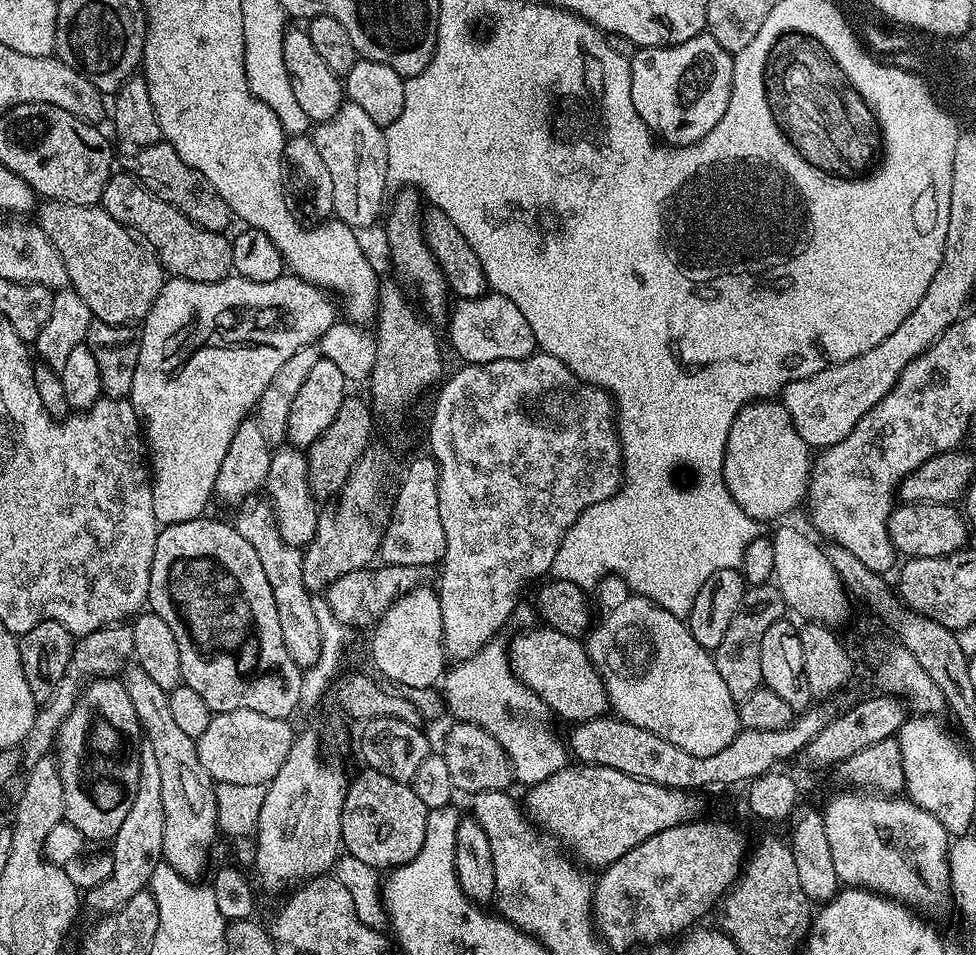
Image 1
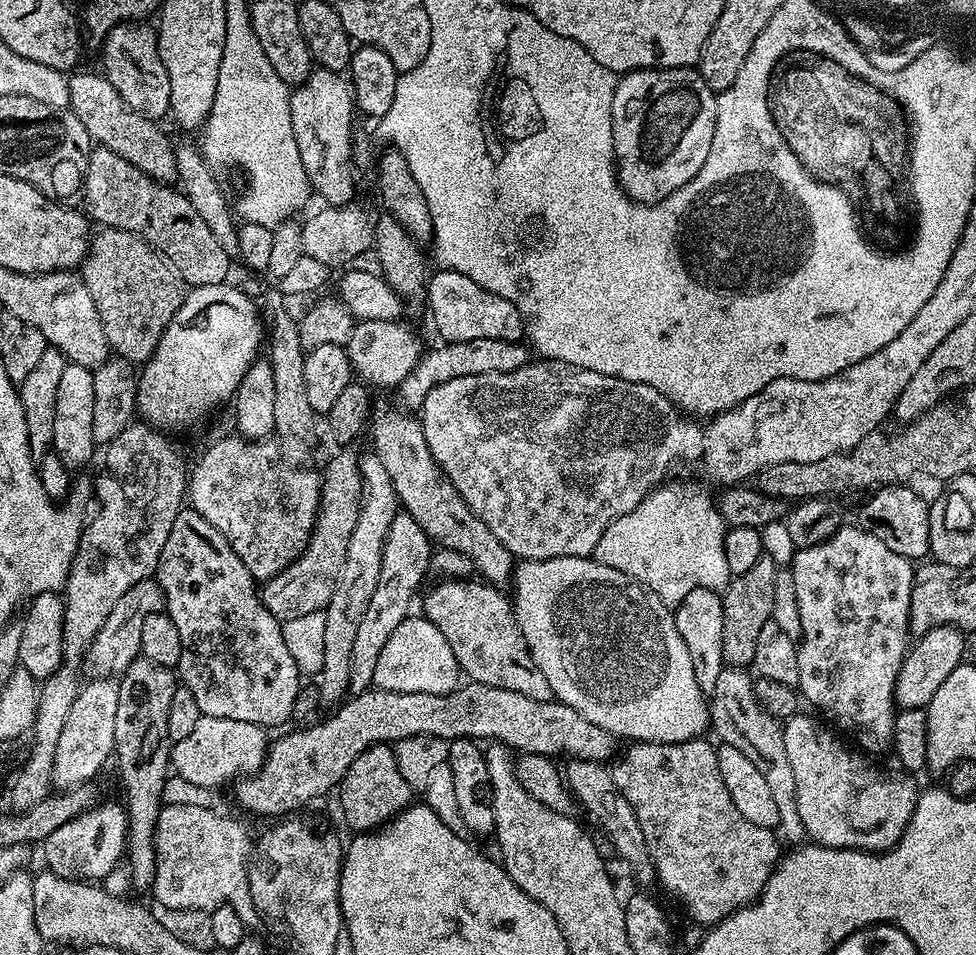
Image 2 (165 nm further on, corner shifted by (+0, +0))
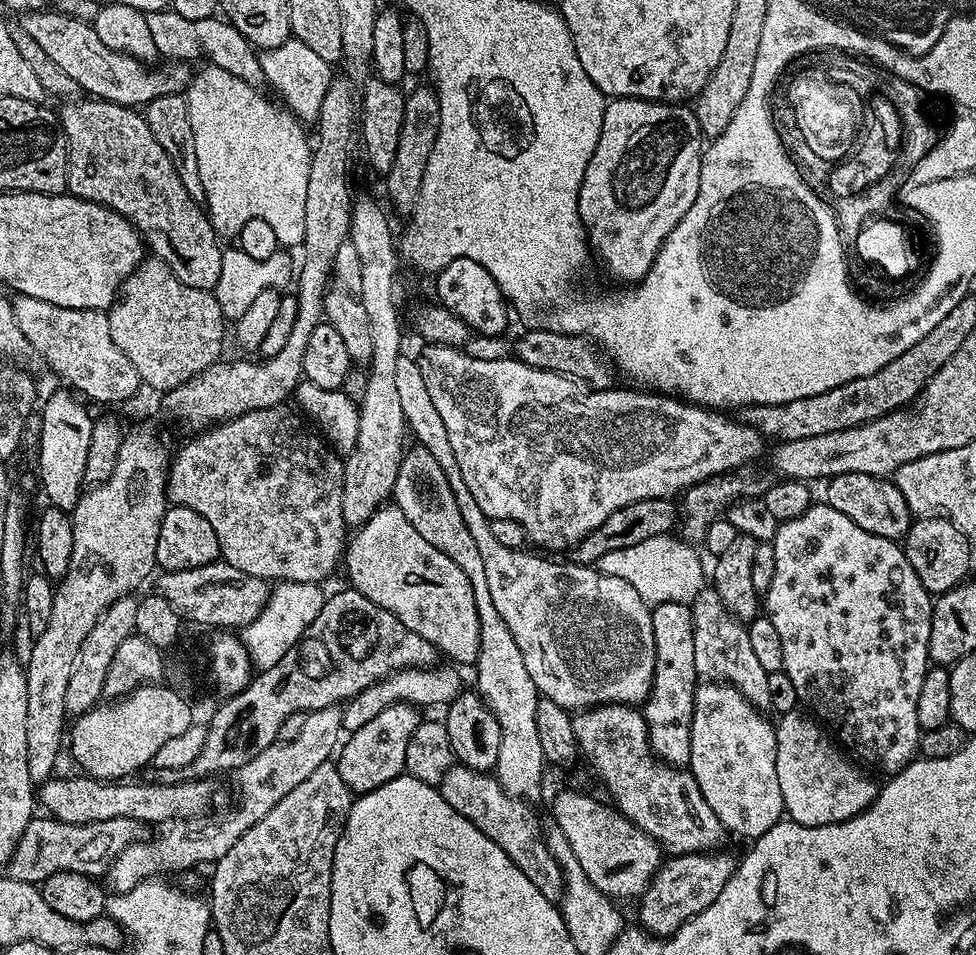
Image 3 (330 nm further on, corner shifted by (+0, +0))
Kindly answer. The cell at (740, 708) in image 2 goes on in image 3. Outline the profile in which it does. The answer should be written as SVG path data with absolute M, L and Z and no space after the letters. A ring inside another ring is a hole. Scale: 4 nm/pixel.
M706 586L700 591L690 605L692 609L692 621L694 622L694 666L696 675L704 682L719 682L731 684L743 694L755 708L761 710L770 709L770 693L766 678L768 672L762 670L762 665L758 663L758 657L754 655L754 649L750 646L750 634L745 621L734 618L726 606L722 606L722 598L718 598L716 589Z

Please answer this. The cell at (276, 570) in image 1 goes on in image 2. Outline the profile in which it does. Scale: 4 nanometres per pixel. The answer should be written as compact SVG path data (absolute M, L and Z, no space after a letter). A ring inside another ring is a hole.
M231 434L225 440L216 440L204 453L200 456L200 461L196 465L191 465L190 475L186 480L186 500L190 505L191 511L196 512L202 518L206 518L206 522L210 522L210 526L214 526L214 530L218 530L222 534L222 538L226 538L226 542L230 542L230 546L234 550L234 554L238 554L238 558L242 558L242 562L246 566L246 570L250 570L250 574L258 582L265 582L274 578L282 571L289 563L297 559L303 549L308 545L308 539L312 534L312 527L316 521L316 511L320 505L320 478L319 471L311 472L308 468L300 468L304 466L294 466L291 468L288 464L283 464L280 461L282 452L279 447L276 448L271 443L271 439L263 440L246 440L239 434Z

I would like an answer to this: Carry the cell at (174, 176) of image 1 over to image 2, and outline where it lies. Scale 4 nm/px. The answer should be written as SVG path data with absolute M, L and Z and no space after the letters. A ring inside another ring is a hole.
M76 70L68 76L68 85L70 86L70 111L86 126L88 137L91 138L99 147L106 150L114 150L118 158L126 158L130 166L138 166L142 174L146 174L151 180L158 180L161 184L171 185L177 179L175 168L176 149L173 142L168 141L168 136L159 127L157 121L151 120L149 116L138 114L134 109L126 106L114 86L110 86L107 75L96 72L80 72Z

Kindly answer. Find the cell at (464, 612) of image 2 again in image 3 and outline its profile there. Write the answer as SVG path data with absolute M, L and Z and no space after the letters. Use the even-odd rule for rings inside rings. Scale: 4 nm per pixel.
M385 503L371 516L365 524L359 525L351 533L346 544L346 551L342 557L343 567L348 567L347 583L355 588L358 594L370 598L378 606L390 610L402 626L414 630L414 634L422 634L426 642L436 647L437 653L449 656L451 663L475 665L480 655L480 619L478 606L474 604L474 590L470 586L470 578L458 570L458 565L450 562L442 550L430 546L414 526L410 526L410 518L402 514L402 510L395 503Z

